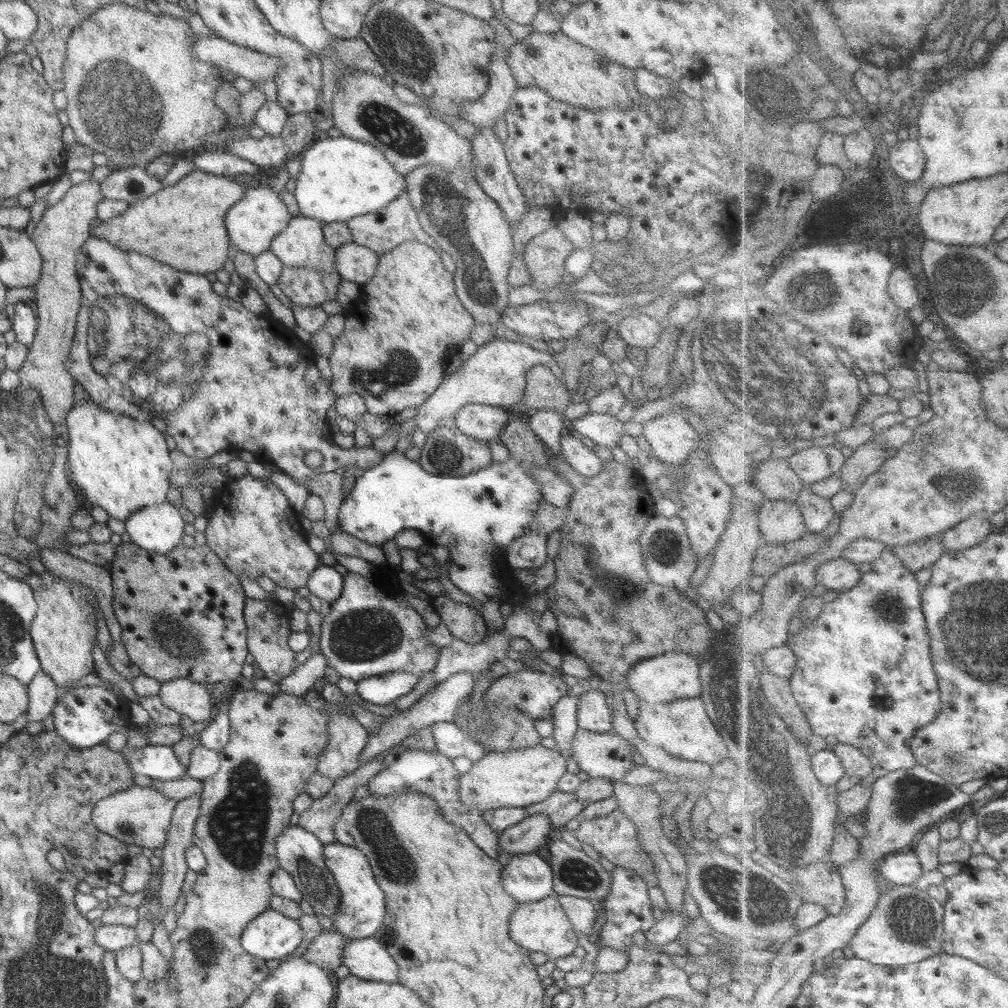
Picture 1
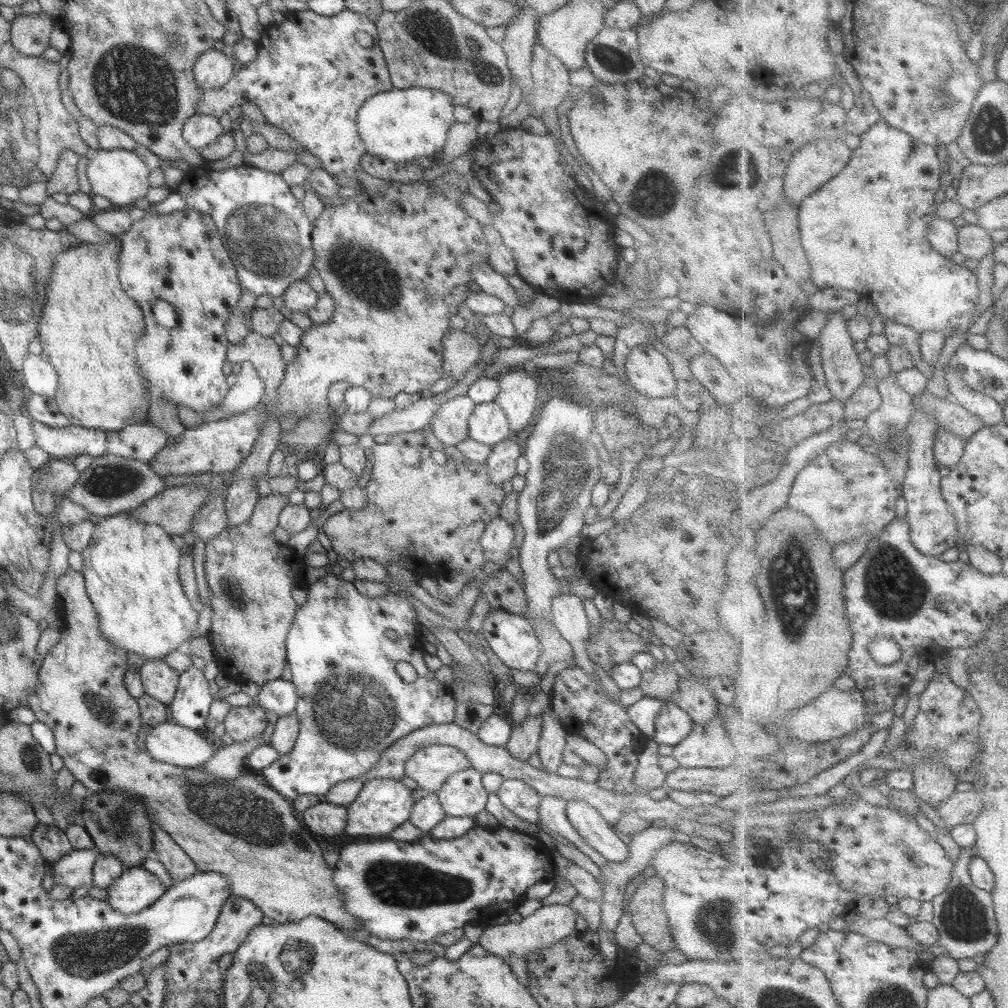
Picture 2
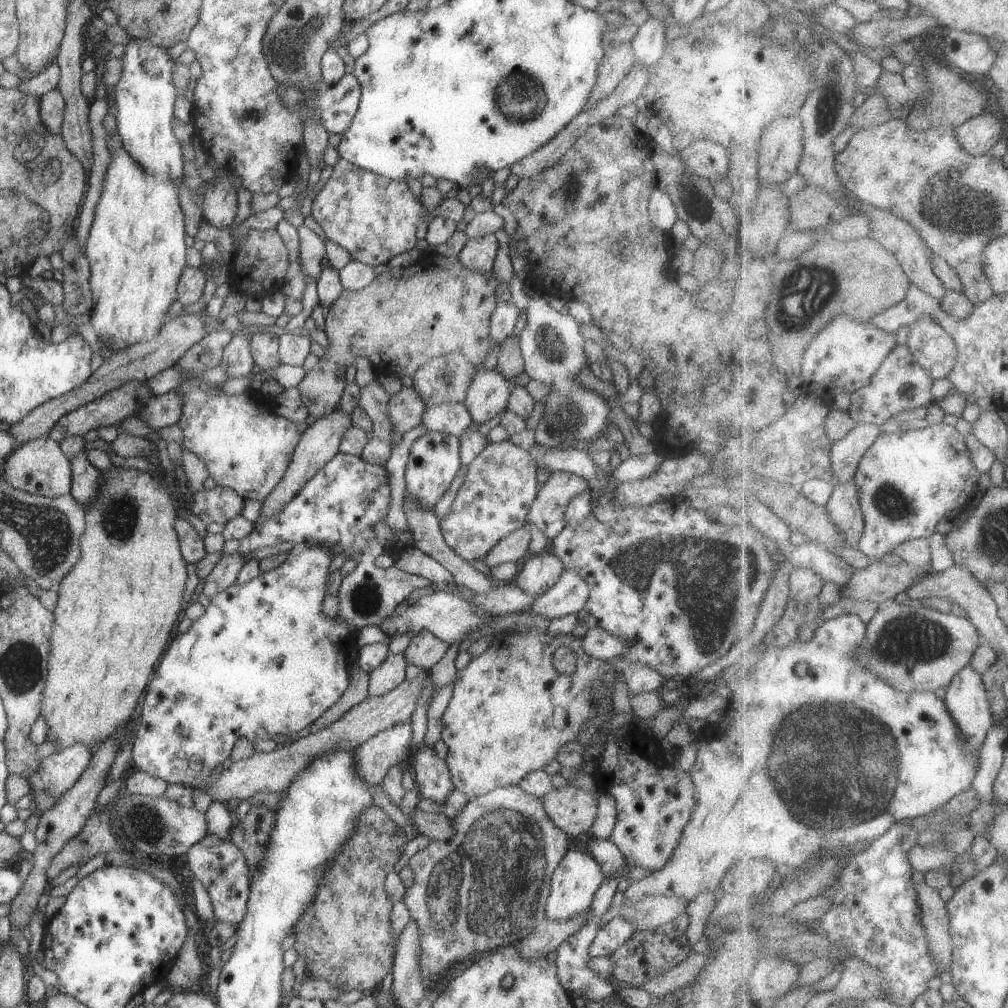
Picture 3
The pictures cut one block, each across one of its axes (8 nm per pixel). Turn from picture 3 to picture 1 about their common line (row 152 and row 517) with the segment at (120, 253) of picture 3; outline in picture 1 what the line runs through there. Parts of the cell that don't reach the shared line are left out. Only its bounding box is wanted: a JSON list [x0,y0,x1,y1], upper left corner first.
[65,398,172,522]

